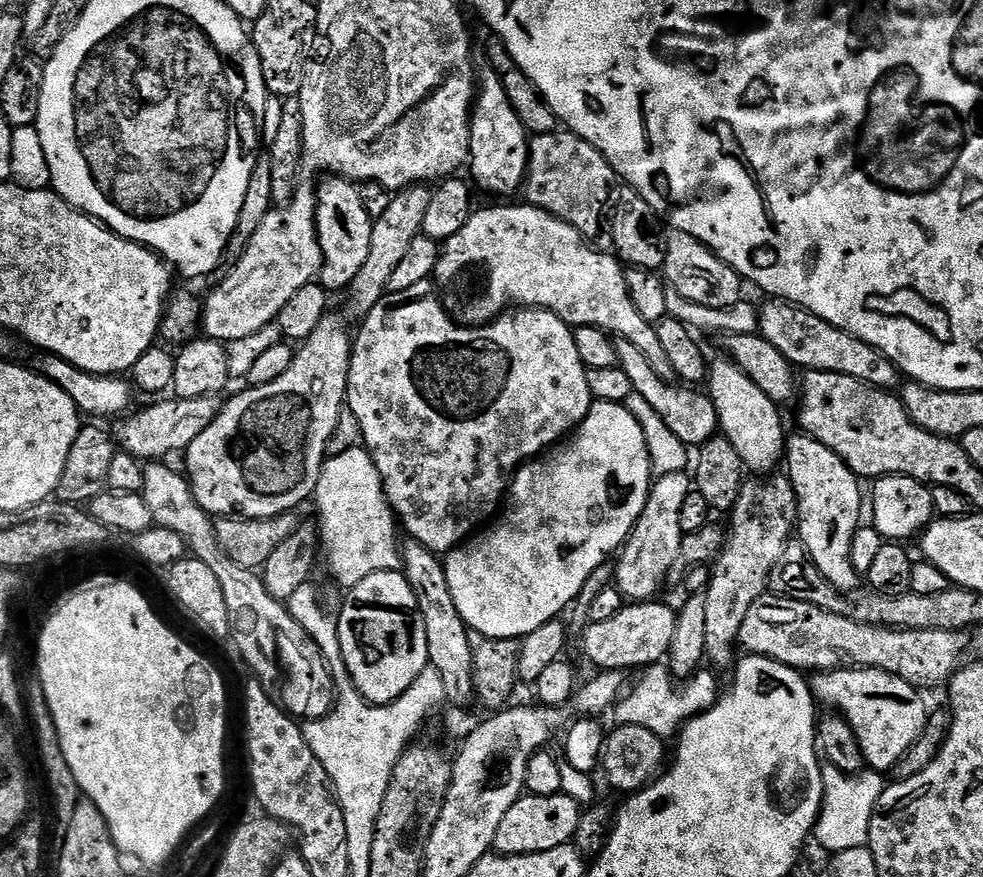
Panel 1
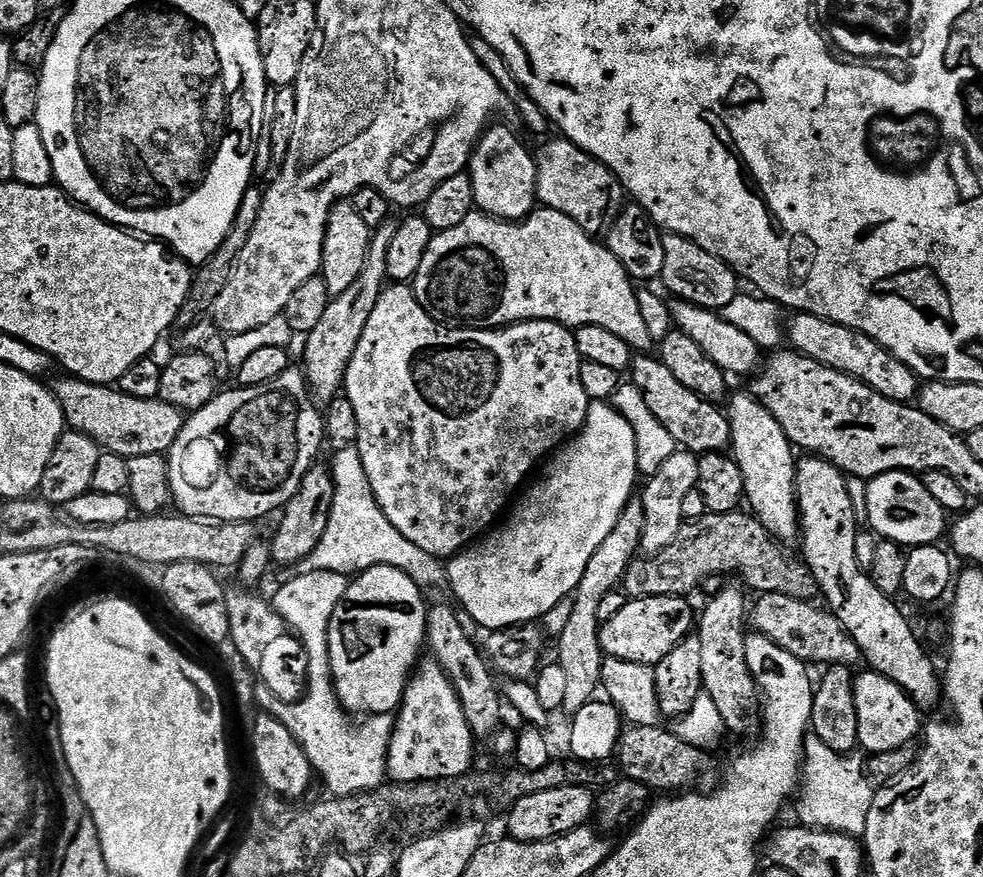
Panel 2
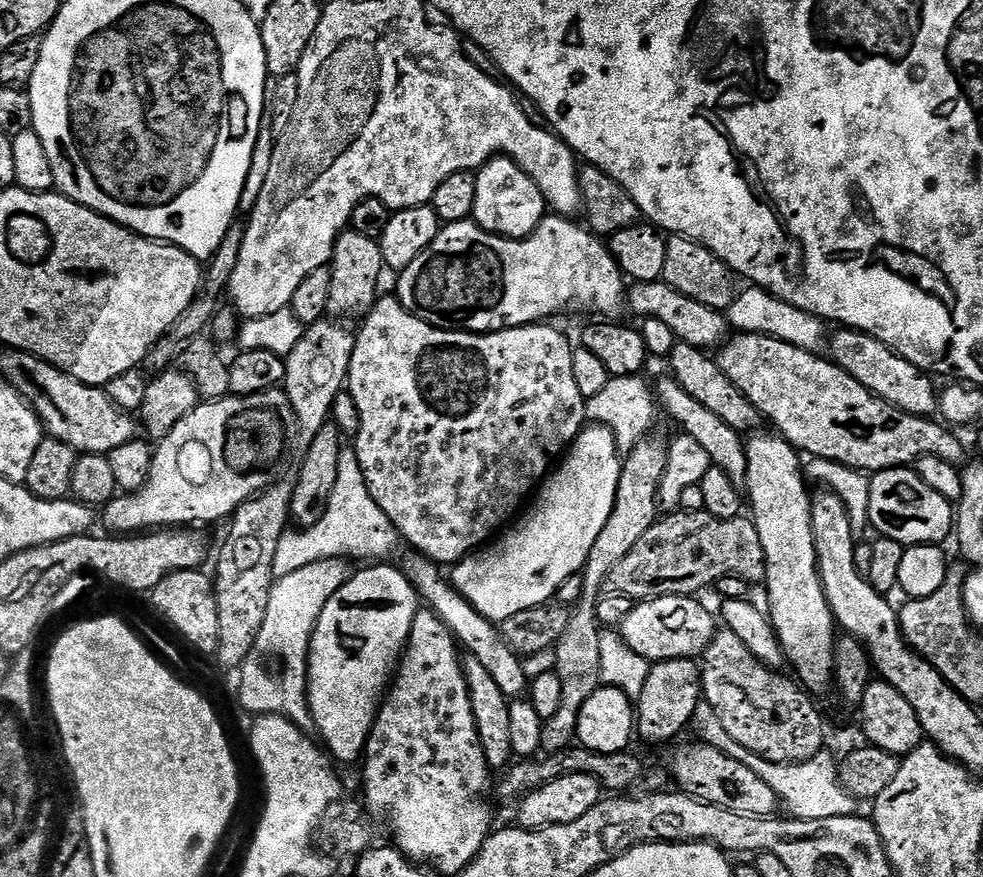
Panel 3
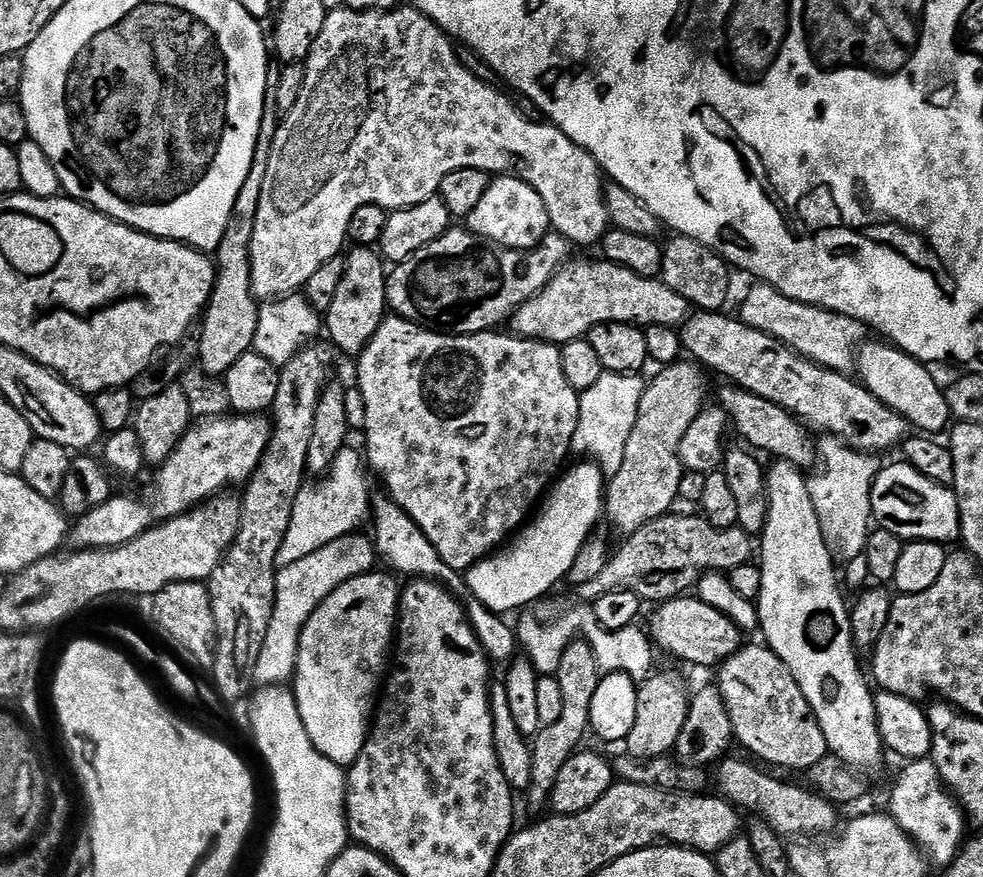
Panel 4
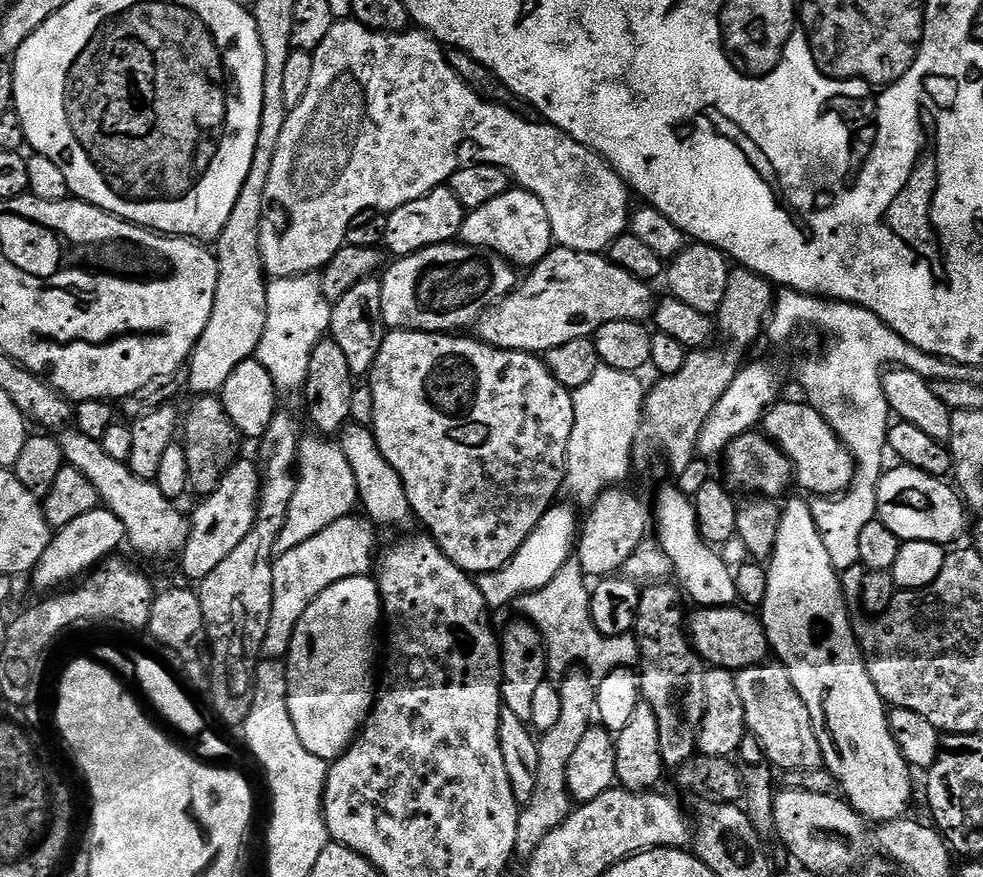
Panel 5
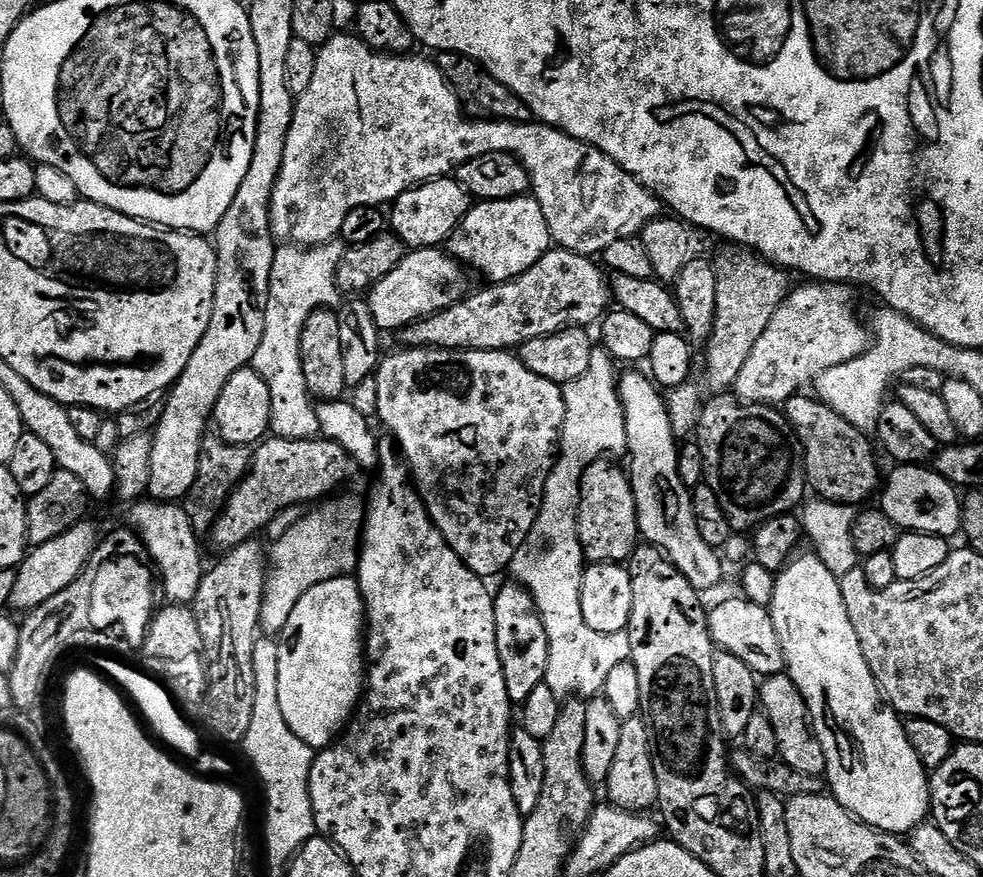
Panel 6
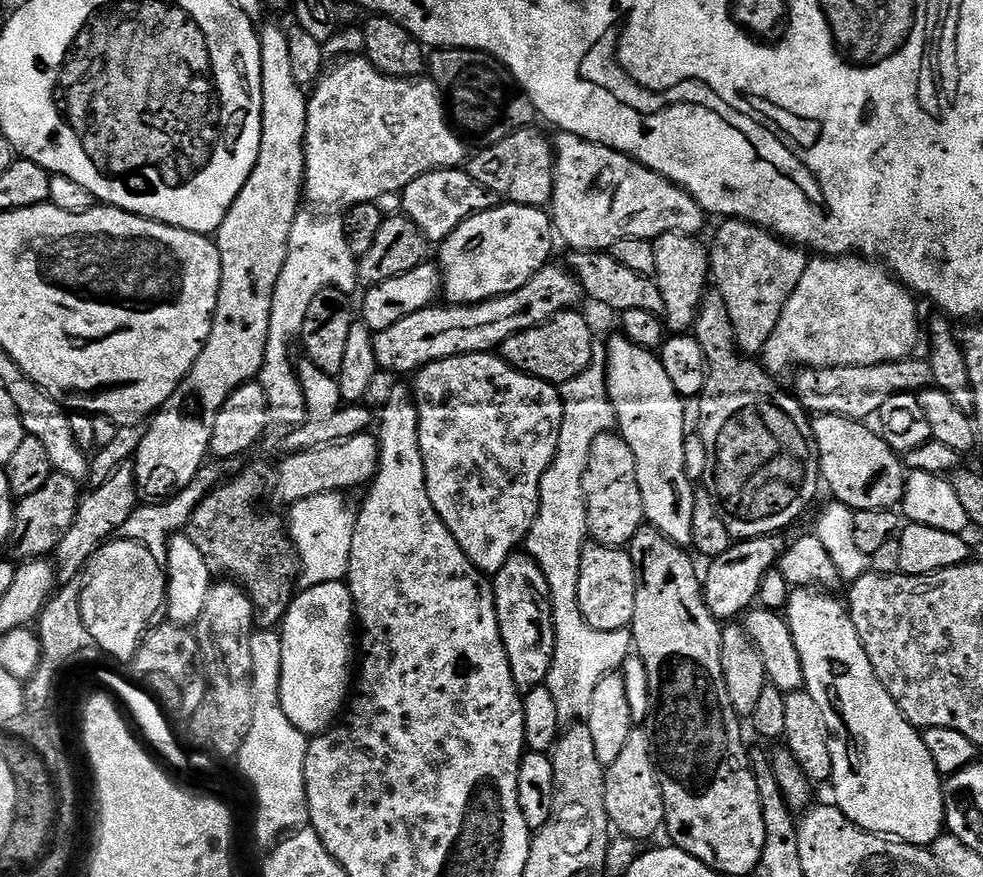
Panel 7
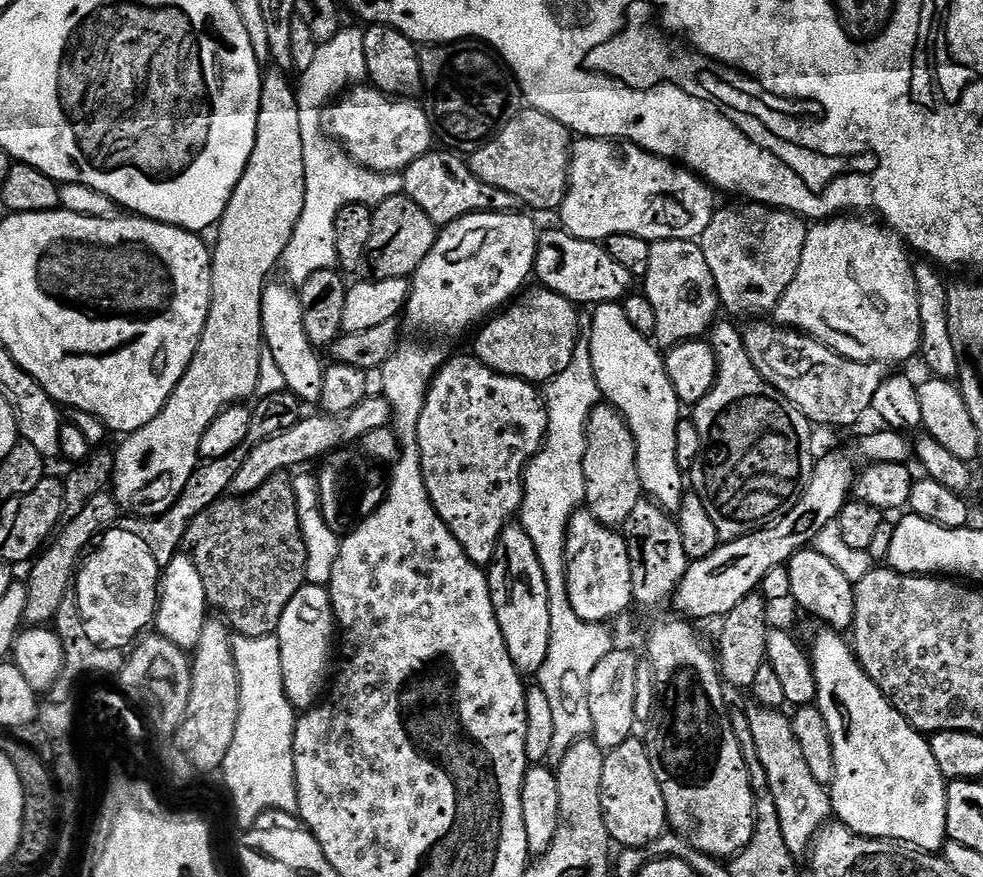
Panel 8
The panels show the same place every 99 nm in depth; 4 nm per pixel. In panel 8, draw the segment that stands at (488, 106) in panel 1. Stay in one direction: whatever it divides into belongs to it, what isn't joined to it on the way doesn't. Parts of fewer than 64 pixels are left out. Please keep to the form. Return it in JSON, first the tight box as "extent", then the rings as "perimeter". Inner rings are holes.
{"extent":[410,211,542,336],"perimeter":[[[519,211],[472,212],[451,221],[445,227],[448,229],[437,235],[434,250],[410,280],[410,312],[416,315],[418,323],[433,328],[440,336],[460,336],[483,316],[491,317],[495,308],[503,309],[509,303],[507,300],[527,282],[528,275],[533,275],[542,235],[541,229],[536,229],[530,217],[520,215]]]}

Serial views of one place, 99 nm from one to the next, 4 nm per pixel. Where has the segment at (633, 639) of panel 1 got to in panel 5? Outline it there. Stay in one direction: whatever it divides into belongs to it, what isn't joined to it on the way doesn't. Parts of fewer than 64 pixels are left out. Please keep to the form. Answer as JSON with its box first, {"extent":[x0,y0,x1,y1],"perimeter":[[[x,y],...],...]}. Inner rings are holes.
{"extent":[686,606,770,670],"perimeter":[[[729,606],[727,608],[702,608],[697,607],[696,613],[691,613],[686,624],[686,631],[691,639],[692,647],[704,661],[705,665],[713,668],[726,668],[739,670],[741,668],[752,668],[756,664],[765,663],[770,656],[770,645],[768,635],[764,629],[763,619],[759,615],[751,616],[751,611],[740,606]]]}

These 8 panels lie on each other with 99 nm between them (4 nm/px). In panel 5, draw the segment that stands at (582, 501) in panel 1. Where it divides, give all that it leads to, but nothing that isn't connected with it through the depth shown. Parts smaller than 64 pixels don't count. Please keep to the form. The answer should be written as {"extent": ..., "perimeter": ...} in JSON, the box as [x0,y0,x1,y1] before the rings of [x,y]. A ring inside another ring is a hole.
{"extent":[479,503,578,610],"perimeter":[[[571,503],[568,504],[553,504],[542,518],[542,522],[534,526],[530,538],[522,542],[518,554],[514,554],[514,558],[506,567],[499,568],[496,572],[483,573],[479,577],[480,593],[489,609],[496,610],[503,604],[511,605],[519,596],[537,592],[551,582],[558,570],[562,570],[564,563],[573,555],[578,539],[578,516],[576,520],[575,512],[577,509]]]}

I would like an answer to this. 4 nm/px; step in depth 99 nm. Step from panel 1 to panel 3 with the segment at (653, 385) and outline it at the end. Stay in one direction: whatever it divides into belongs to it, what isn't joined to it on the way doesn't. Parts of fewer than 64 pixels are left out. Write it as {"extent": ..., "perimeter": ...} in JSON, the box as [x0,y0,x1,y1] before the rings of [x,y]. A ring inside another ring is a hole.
{"extent":[654,378,748,489],"perimeter":[[[671,378],[660,380],[654,384],[654,396],[658,401],[659,407],[668,411],[668,416],[676,424],[681,424],[683,435],[694,438],[694,442],[698,442],[702,446],[702,450],[706,450],[706,454],[710,454],[713,465],[722,470],[726,470],[726,475],[730,477],[730,482],[734,482],[734,486],[740,489],[747,489],[748,486],[748,449],[746,440],[741,433],[734,430],[734,426],[726,426],[726,422],[722,422],[722,418],[717,418],[711,410],[706,410],[706,406],[701,406],[699,402],[690,394],[686,394],[686,390],[682,390],[682,386],[678,386],[678,382]]]}

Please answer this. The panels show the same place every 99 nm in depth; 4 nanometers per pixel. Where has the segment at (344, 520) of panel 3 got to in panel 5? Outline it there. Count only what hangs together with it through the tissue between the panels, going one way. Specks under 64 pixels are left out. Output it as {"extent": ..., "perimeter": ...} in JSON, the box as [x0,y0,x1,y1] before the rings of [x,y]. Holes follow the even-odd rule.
{"extent":[274,434,360,557],"perimeter":[[[320,434],[305,435],[300,441],[298,453],[298,479],[294,498],[290,498],[290,510],[286,514],[286,526],[274,542],[274,553],[277,557],[301,546],[302,542],[321,534],[322,530],[340,518],[346,518],[357,511],[360,503],[358,482],[354,478],[354,469],[349,459],[340,449],[335,439],[325,438]]]}

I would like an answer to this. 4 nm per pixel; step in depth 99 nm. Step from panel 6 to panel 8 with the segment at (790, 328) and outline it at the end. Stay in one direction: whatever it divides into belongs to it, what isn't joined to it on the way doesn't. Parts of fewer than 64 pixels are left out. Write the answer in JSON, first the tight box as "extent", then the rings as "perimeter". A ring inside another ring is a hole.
{"extent":[786,214,923,362],"perimeter":[[[841,214],[831,220],[816,222],[808,229],[806,238],[806,250],[802,254],[802,266],[798,266],[798,274],[794,282],[788,287],[786,304],[792,307],[792,312],[796,315],[796,320],[801,329],[808,334],[824,334],[820,332],[829,332],[826,336],[827,343],[835,348],[842,356],[849,360],[867,360],[869,362],[889,362],[888,360],[908,360],[912,355],[921,351],[921,340],[923,338],[923,326],[920,321],[919,308],[919,286],[916,284],[915,267],[913,257],[910,255],[910,249],[902,237],[891,228],[875,219],[863,220],[860,214]]]}

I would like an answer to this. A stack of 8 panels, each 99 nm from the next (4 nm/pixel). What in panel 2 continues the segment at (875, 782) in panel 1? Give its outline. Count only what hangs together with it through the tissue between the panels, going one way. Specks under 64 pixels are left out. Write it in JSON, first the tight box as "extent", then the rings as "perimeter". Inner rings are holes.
{"extent":[798,736,876,837],"perimeter":[[[817,736],[804,739],[805,765],[802,769],[802,795],[798,806],[803,827],[822,828],[861,837],[866,828],[876,790],[866,771],[866,762],[858,754],[840,754]]]}

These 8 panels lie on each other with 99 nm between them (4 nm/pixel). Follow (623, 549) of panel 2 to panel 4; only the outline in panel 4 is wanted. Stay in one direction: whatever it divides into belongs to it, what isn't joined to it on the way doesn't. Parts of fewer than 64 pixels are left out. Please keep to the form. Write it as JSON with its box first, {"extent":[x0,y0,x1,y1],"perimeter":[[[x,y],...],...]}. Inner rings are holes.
{"extent":[526,362,706,808],"perimeter":[[[677,362],[674,364],[663,365],[659,369],[660,373],[657,374],[653,380],[647,381],[644,393],[642,394],[642,402],[638,402],[638,418],[634,418],[634,430],[630,430],[630,438],[626,438],[626,454],[622,454],[622,462],[615,465],[614,471],[611,473],[610,479],[606,484],[606,491],[604,494],[604,507],[606,509],[606,520],[609,520],[618,531],[624,532],[625,537],[633,536],[638,530],[642,530],[642,526],[646,526],[646,522],[654,522],[659,516],[667,516],[673,511],[672,508],[675,504],[678,504],[680,500],[680,483],[684,477],[684,467],[680,462],[680,447],[682,446],[682,438],[686,434],[686,430],[690,430],[690,422],[694,422],[694,418],[698,418],[698,414],[704,411],[706,407],[706,401],[704,396],[700,393],[700,380],[695,376],[695,372],[698,371],[697,365],[692,362]],[[577,638],[566,646],[562,654],[560,669],[555,674],[558,686],[562,686],[562,715],[558,717],[558,722],[554,726],[546,726],[536,733],[531,741],[532,750],[532,781],[526,790],[526,796],[534,807],[540,808],[549,803],[554,782],[558,778],[558,770],[572,757],[581,747],[584,740],[584,731],[589,731],[591,699],[598,689],[602,673],[596,664],[594,650],[588,643]]]}

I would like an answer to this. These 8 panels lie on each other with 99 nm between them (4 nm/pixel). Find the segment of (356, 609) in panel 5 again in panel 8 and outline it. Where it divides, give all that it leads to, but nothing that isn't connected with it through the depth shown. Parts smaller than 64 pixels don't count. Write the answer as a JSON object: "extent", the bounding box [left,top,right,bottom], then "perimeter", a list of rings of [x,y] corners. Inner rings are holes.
{"extent":[275,583,337,710],"perimeter":[[[305,583],[304,587],[298,590],[298,594],[290,598],[290,606],[286,606],[286,614],[282,614],[282,622],[275,630],[275,635],[280,641],[280,657],[284,663],[288,698],[293,708],[307,710],[321,699],[330,680],[328,667],[332,664],[332,656],[334,664],[334,637],[337,632],[331,591],[318,584]]]}

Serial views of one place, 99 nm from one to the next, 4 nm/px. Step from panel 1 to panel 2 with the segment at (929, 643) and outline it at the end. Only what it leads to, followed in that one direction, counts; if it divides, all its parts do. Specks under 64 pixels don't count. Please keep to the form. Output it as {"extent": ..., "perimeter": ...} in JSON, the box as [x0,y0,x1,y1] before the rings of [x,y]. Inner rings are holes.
{"extent":[750,594,861,666],"perimeter":[[[763,594],[756,605],[750,608],[750,624],[755,631],[770,638],[782,650],[794,654],[794,658],[803,660],[805,665],[847,664],[856,666],[861,663],[860,647],[848,637],[848,632],[838,622],[838,618],[823,607],[815,608],[815,603],[806,600],[795,600],[782,594]]]}

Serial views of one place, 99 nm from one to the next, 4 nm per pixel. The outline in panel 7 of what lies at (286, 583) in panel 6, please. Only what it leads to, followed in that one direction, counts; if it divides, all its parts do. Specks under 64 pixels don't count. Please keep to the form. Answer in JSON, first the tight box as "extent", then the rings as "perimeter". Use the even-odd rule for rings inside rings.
{"extent":[288,492,356,588],"perimeter":[[[328,492],[304,498],[289,507],[288,529],[289,536],[295,542],[301,561],[301,574],[299,587],[312,588],[322,582],[343,581],[348,575],[350,547],[353,542],[354,526],[356,525],[356,512],[350,508],[343,493]]]}

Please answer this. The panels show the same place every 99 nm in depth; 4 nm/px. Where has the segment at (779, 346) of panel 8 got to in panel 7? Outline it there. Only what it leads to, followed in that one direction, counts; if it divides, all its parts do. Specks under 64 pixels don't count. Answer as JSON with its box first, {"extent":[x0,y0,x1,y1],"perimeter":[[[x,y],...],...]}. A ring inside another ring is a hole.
{"extent":[794,358,934,422],"perimeter":[[[905,358],[891,364],[871,364],[870,366],[858,366],[857,364],[838,364],[830,368],[808,366],[803,370],[797,371],[800,373],[796,376],[794,395],[809,413],[823,414],[829,418],[844,416],[840,418],[848,422],[864,422],[869,419],[867,416],[875,417],[886,402],[886,398],[890,398],[895,392],[919,394],[925,388],[933,387],[934,383],[929,361],[924,358],[922,360],[916,359]]]}

